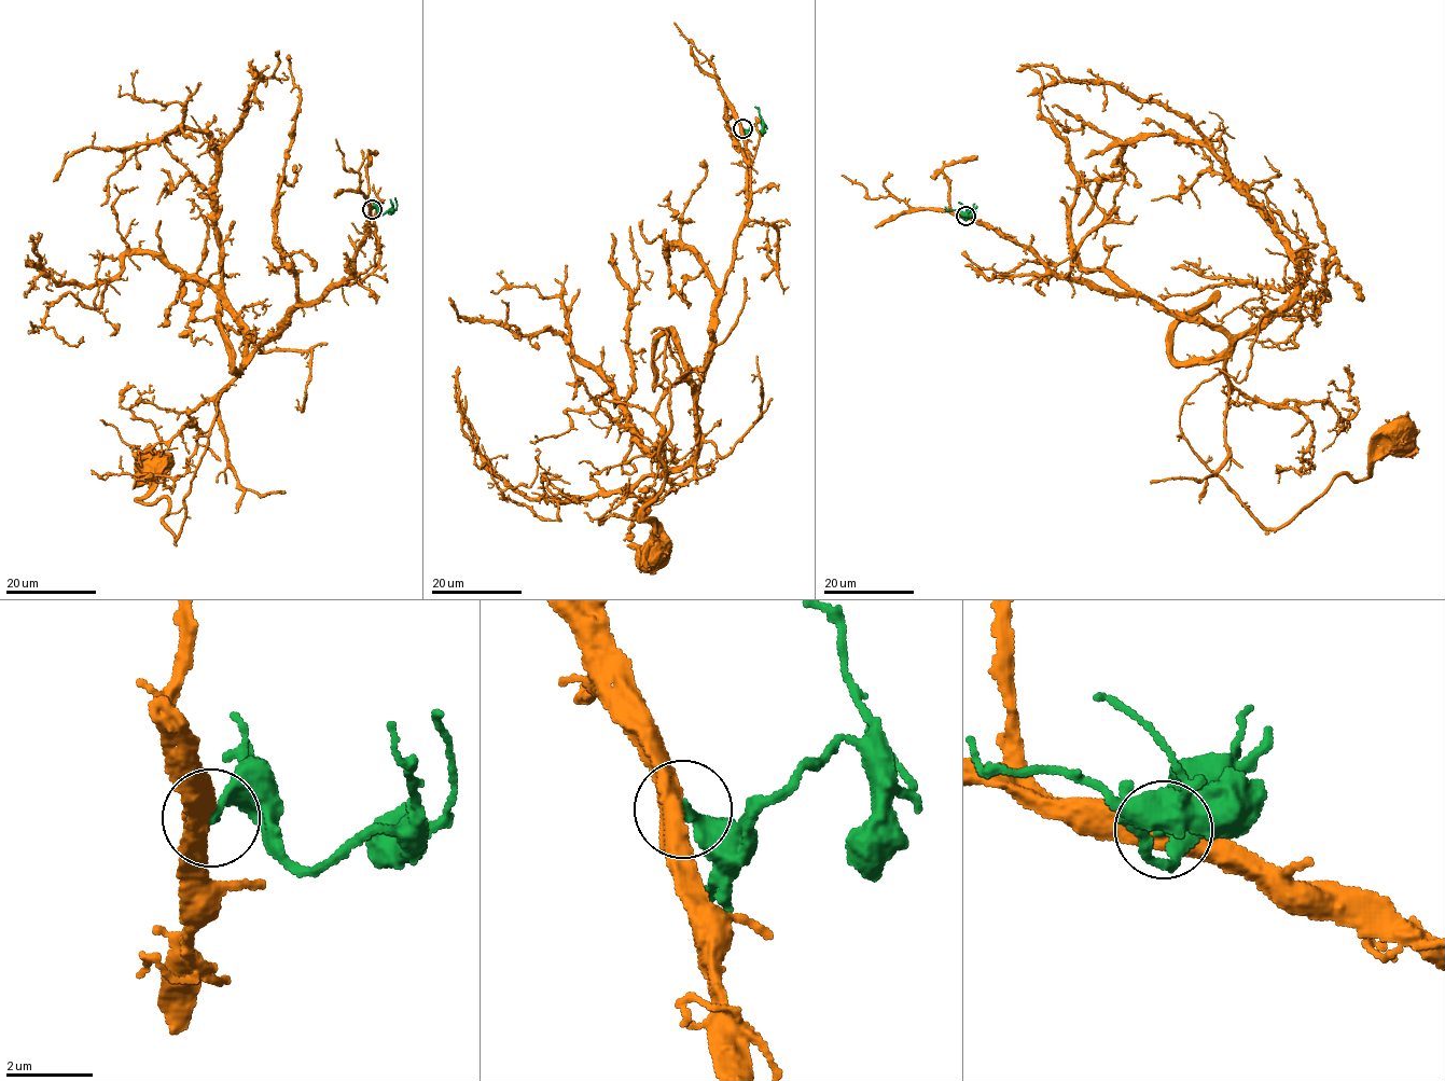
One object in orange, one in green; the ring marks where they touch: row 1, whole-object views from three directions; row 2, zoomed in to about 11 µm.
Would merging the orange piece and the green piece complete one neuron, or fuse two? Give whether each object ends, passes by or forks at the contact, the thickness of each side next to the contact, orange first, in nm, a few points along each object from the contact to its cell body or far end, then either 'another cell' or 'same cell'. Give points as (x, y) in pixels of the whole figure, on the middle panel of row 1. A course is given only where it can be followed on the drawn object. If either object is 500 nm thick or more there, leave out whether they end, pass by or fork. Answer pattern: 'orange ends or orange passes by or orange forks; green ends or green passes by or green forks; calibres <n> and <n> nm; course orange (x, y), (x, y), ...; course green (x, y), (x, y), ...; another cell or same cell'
calibres 550 and 260 nm; course orange (742, 128), (750, 204), (697, 385), (681, 373), (667, 330), (666, 470), (643, 512), (652, 554); course green (742, 128), (747, 130), (759, 122), (765, 126), (762, 120); another cell

